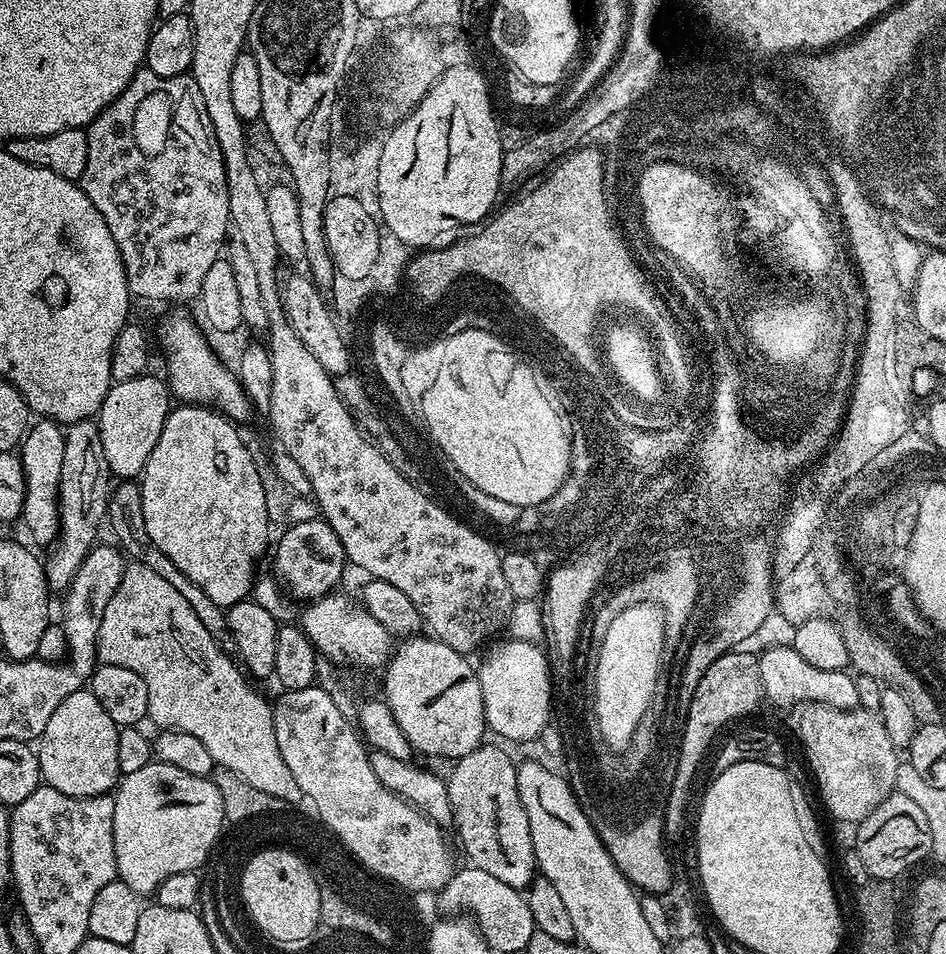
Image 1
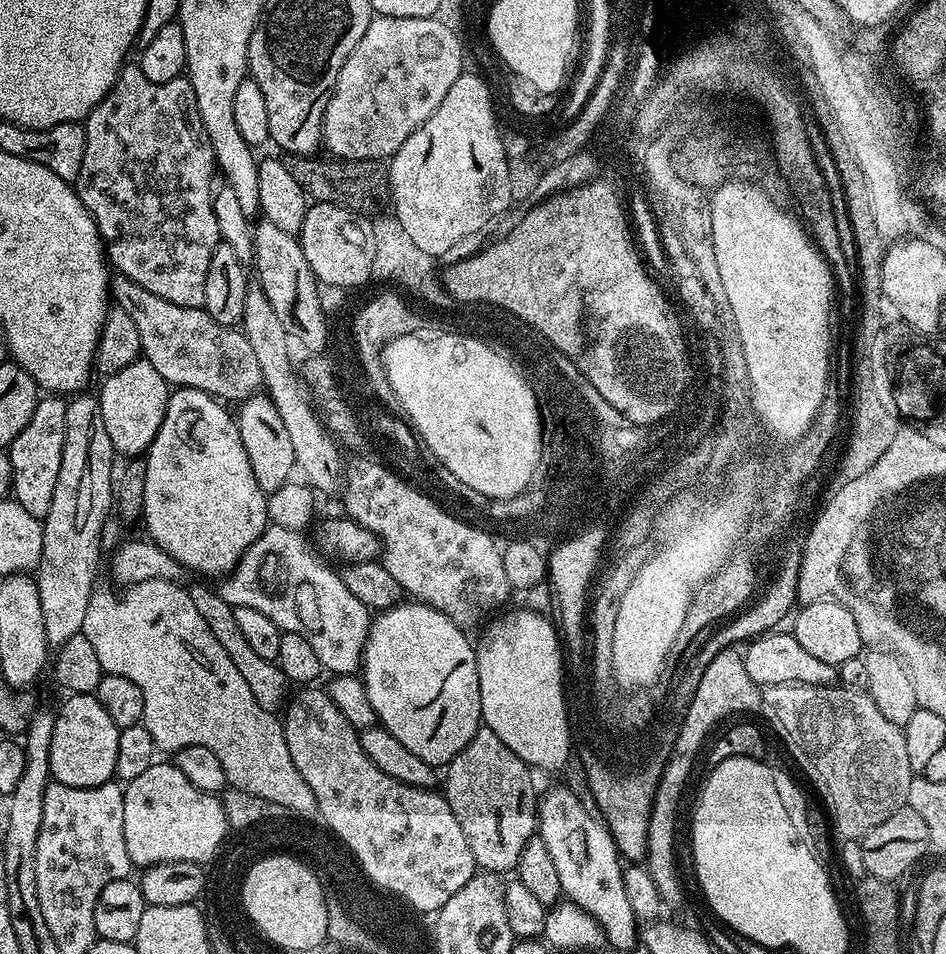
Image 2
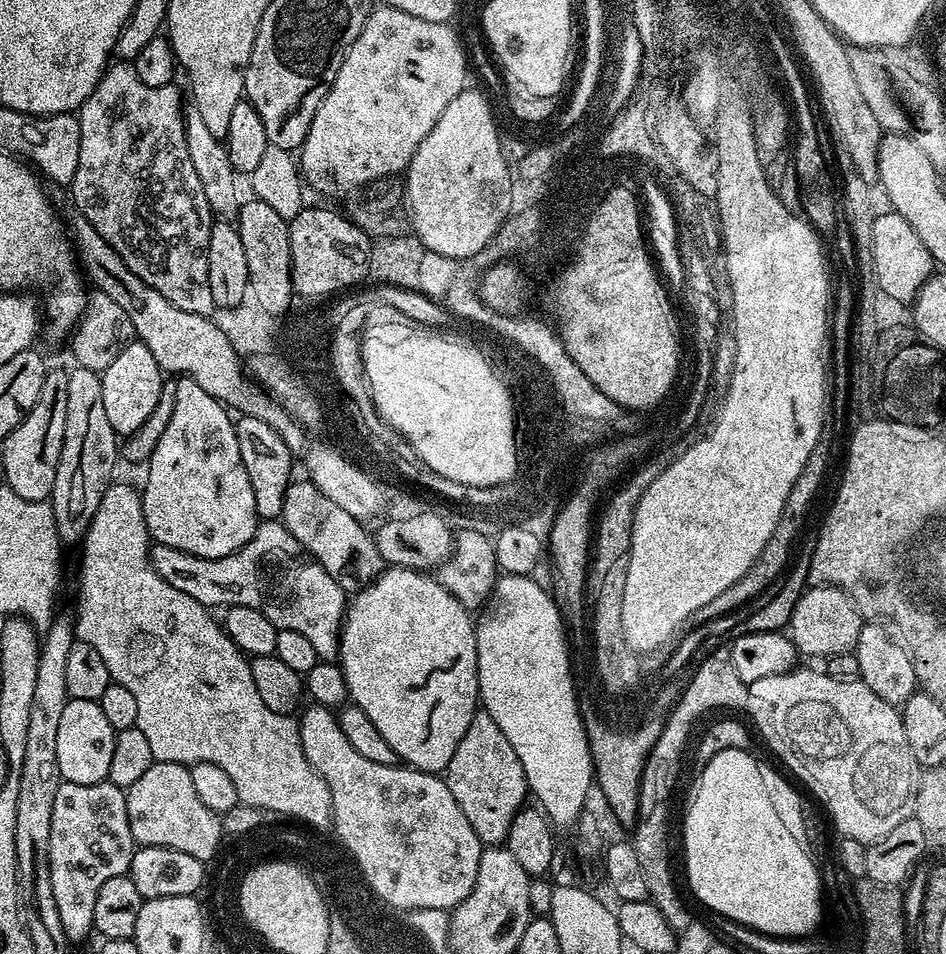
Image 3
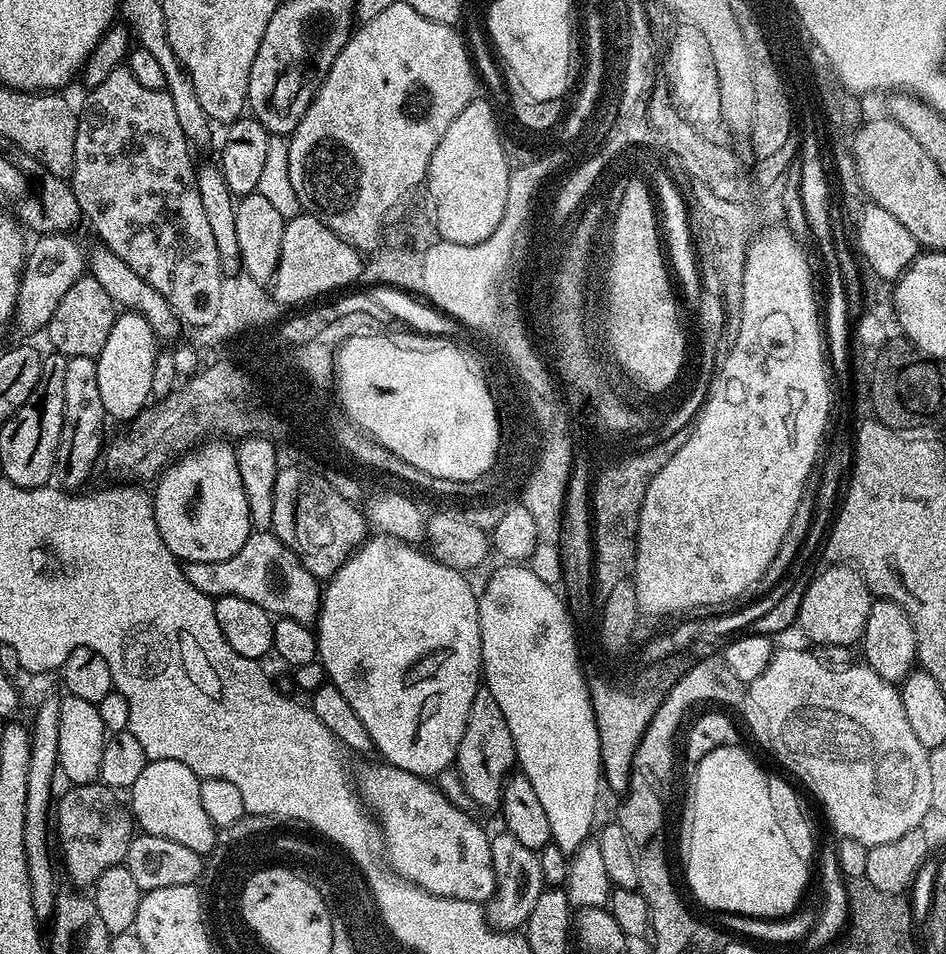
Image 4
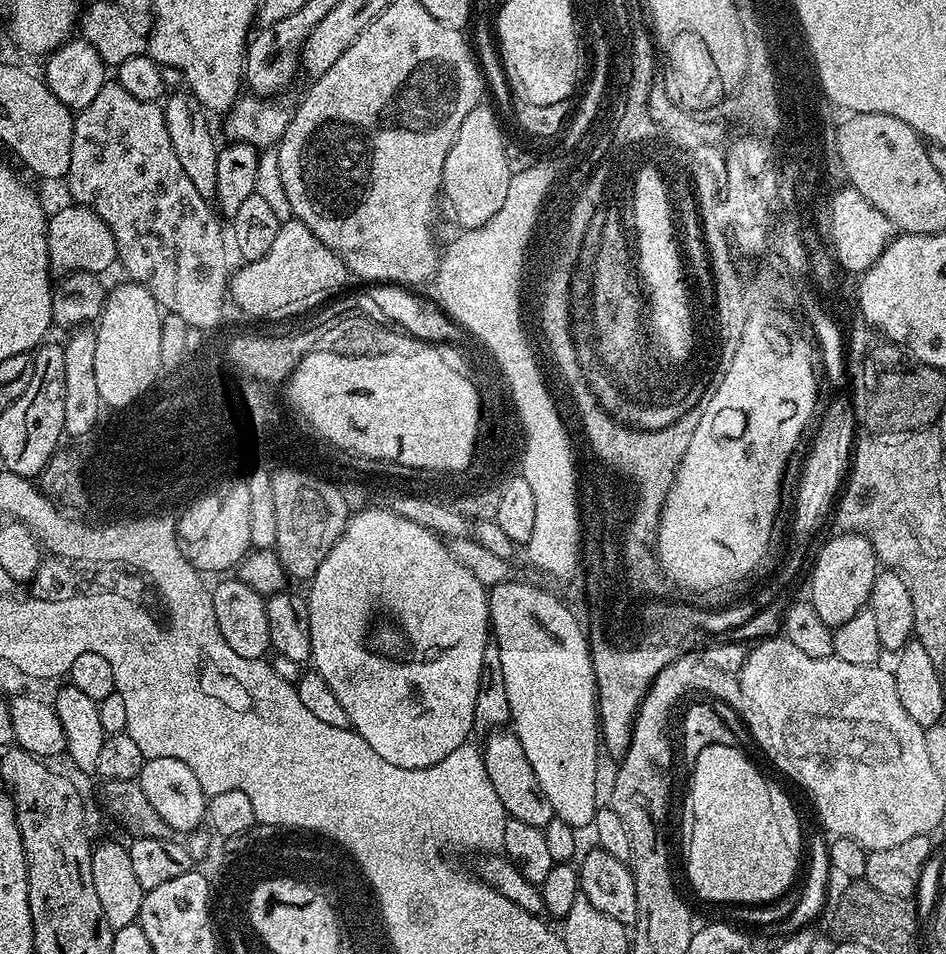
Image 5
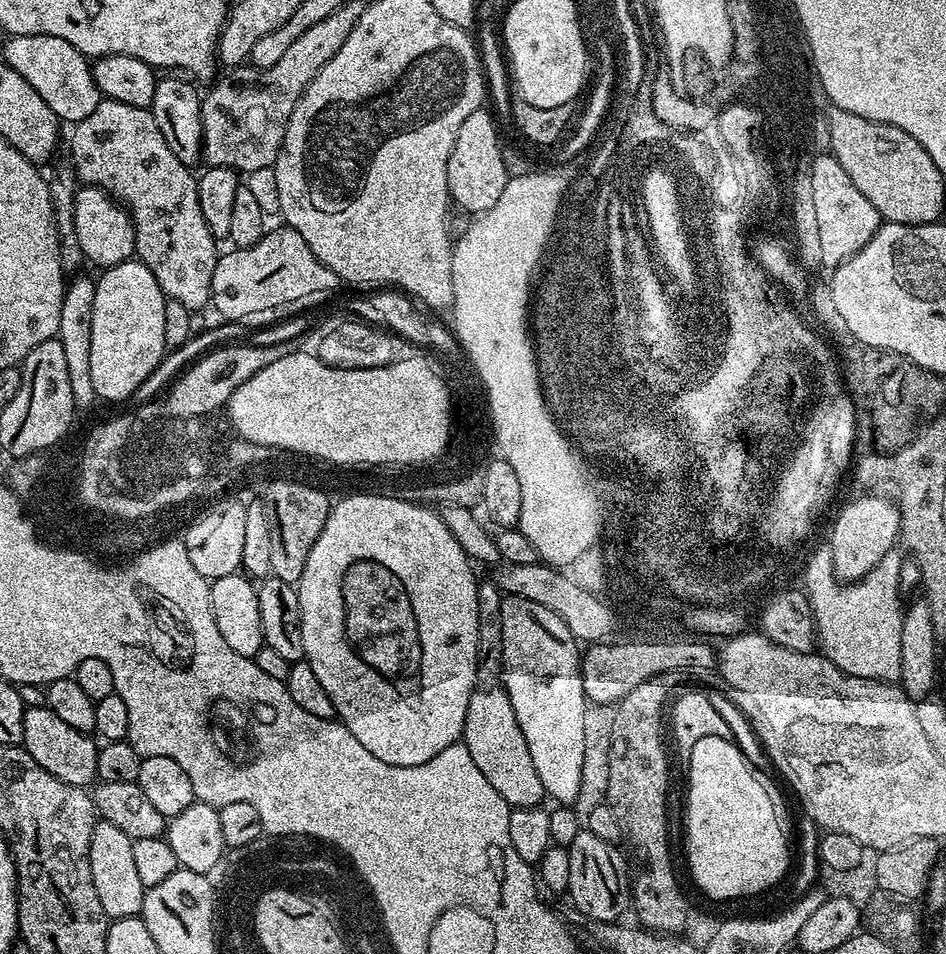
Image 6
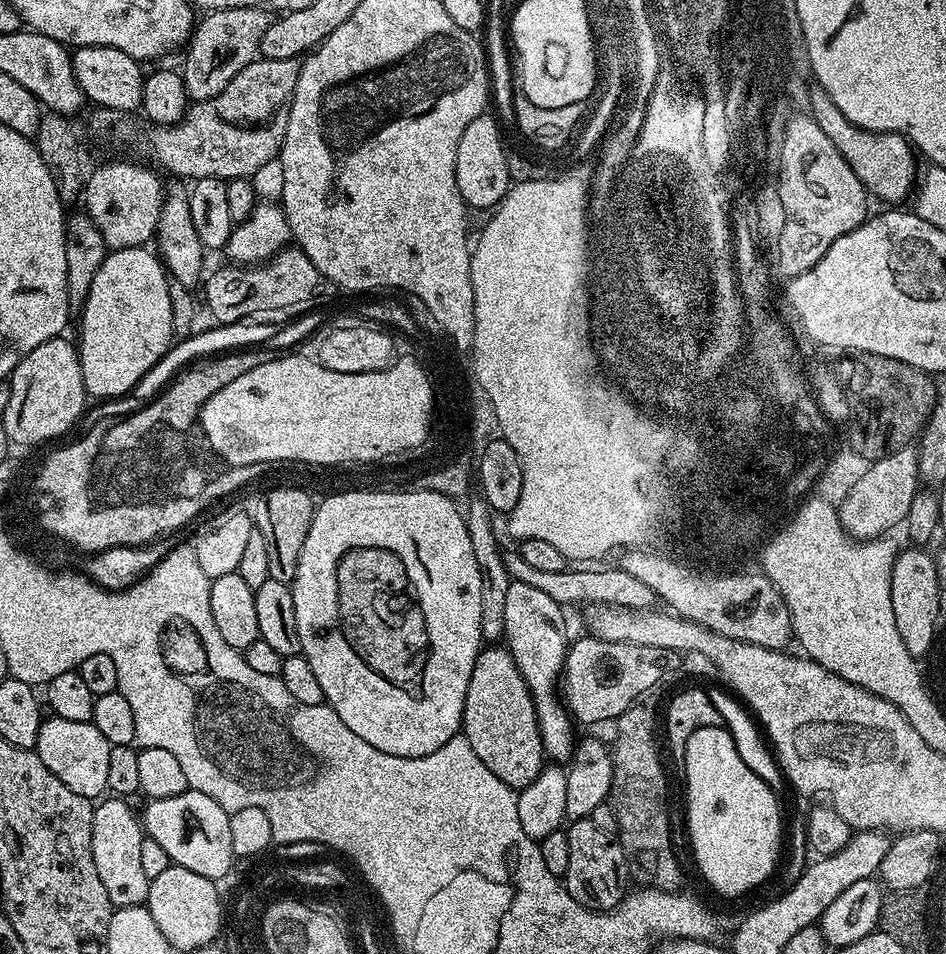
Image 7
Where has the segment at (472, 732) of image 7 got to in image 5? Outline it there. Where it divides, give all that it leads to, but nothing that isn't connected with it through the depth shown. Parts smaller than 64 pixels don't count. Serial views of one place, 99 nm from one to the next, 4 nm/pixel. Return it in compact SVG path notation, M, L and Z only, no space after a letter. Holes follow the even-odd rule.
M492 730L487 736L488 741L482 744L484 765L486 774L490 774L490 783L494 785L498 799L502 801L502 806L508 811L511 819L521 820L543 830L554 819L554 813L546 794L542 794L538 786L538 778L534 778L530 758L526 758L526 750L522 750L522 742L512 730Z

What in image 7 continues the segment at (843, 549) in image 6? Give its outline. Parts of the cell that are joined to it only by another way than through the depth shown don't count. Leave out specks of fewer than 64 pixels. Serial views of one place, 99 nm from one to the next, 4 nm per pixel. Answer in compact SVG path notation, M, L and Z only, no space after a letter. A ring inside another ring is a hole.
M915 447L899 448L880 460L873 460L867 473L838 505L845 532L854 540L872 540L891 533L895 524L905 523L920 483L920 454Z

